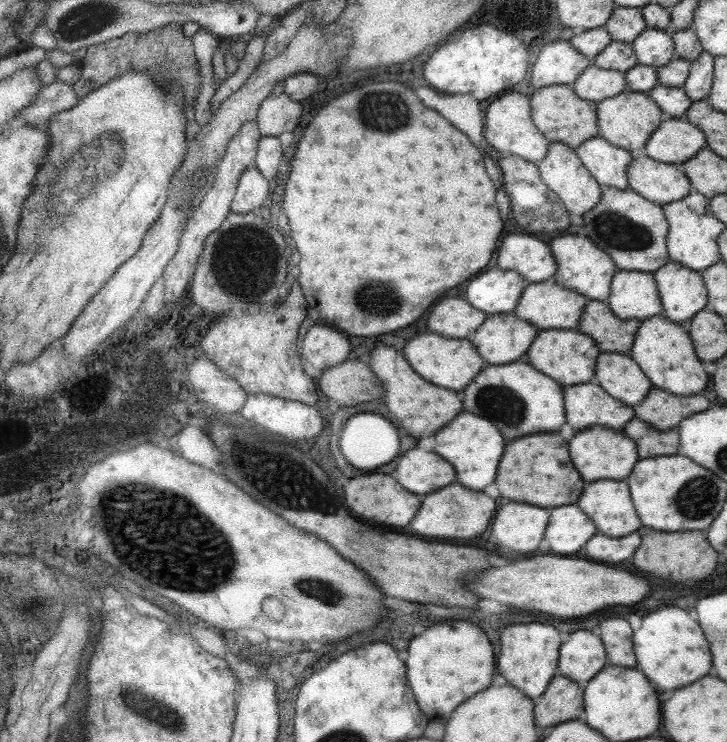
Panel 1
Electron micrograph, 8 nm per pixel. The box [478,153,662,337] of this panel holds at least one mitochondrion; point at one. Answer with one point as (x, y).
(612, 229)

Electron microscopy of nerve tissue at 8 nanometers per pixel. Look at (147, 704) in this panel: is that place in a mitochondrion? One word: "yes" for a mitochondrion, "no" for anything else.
yes

